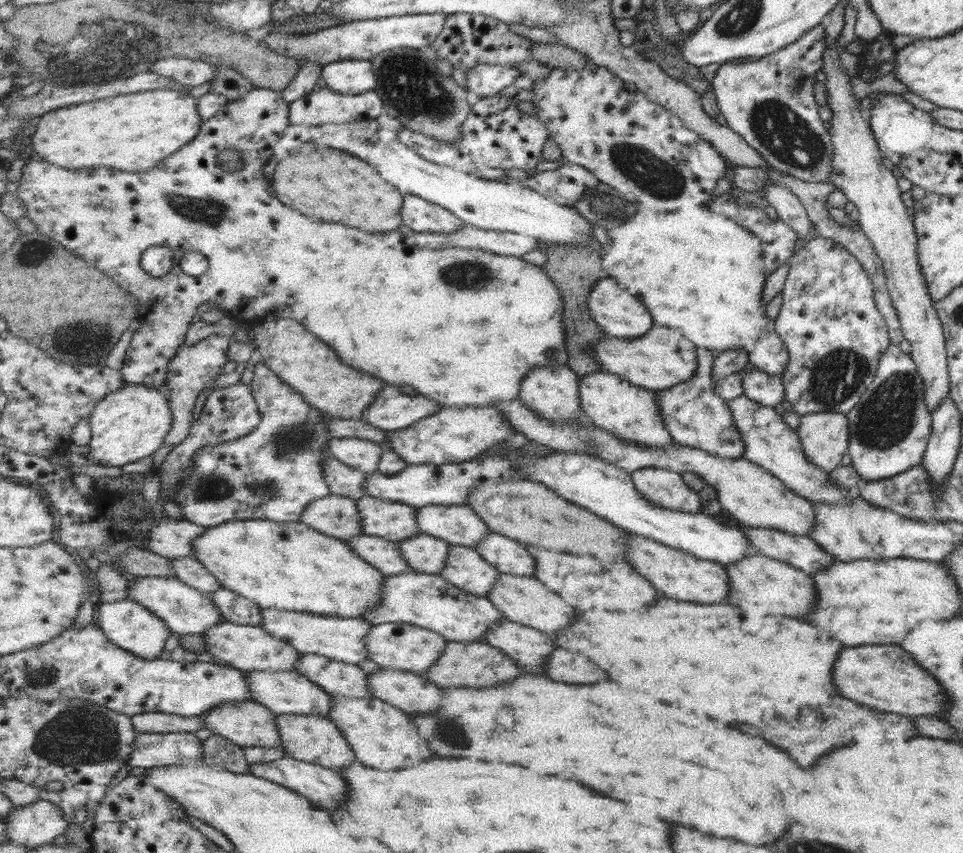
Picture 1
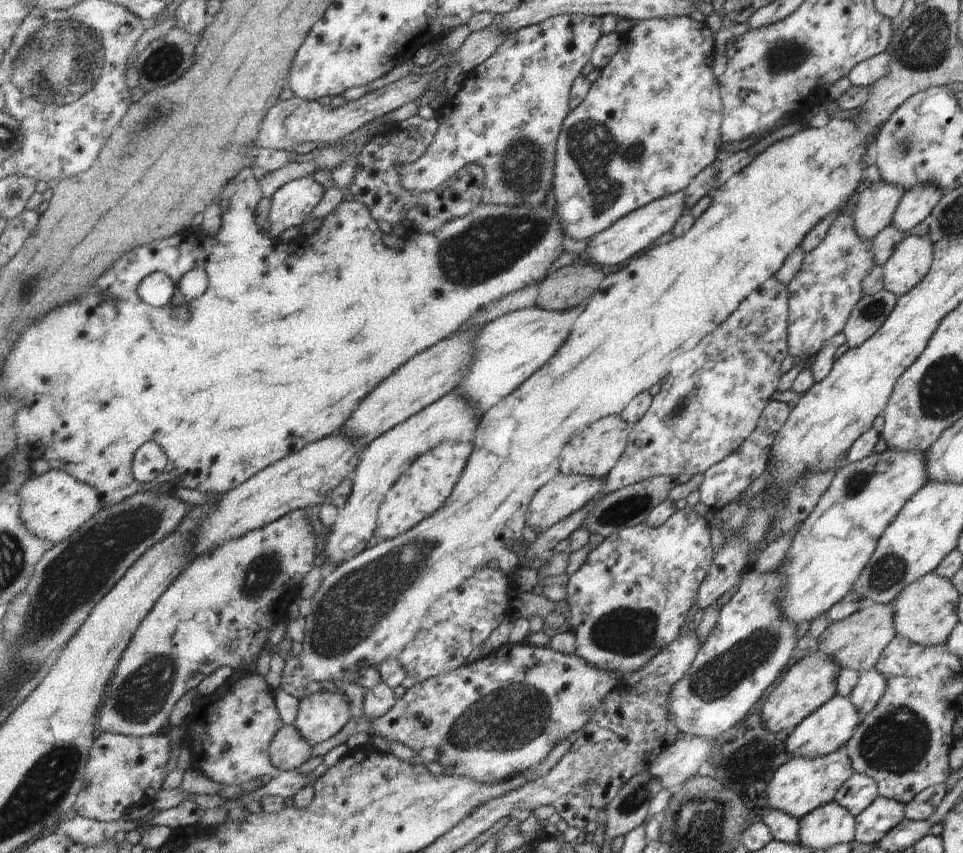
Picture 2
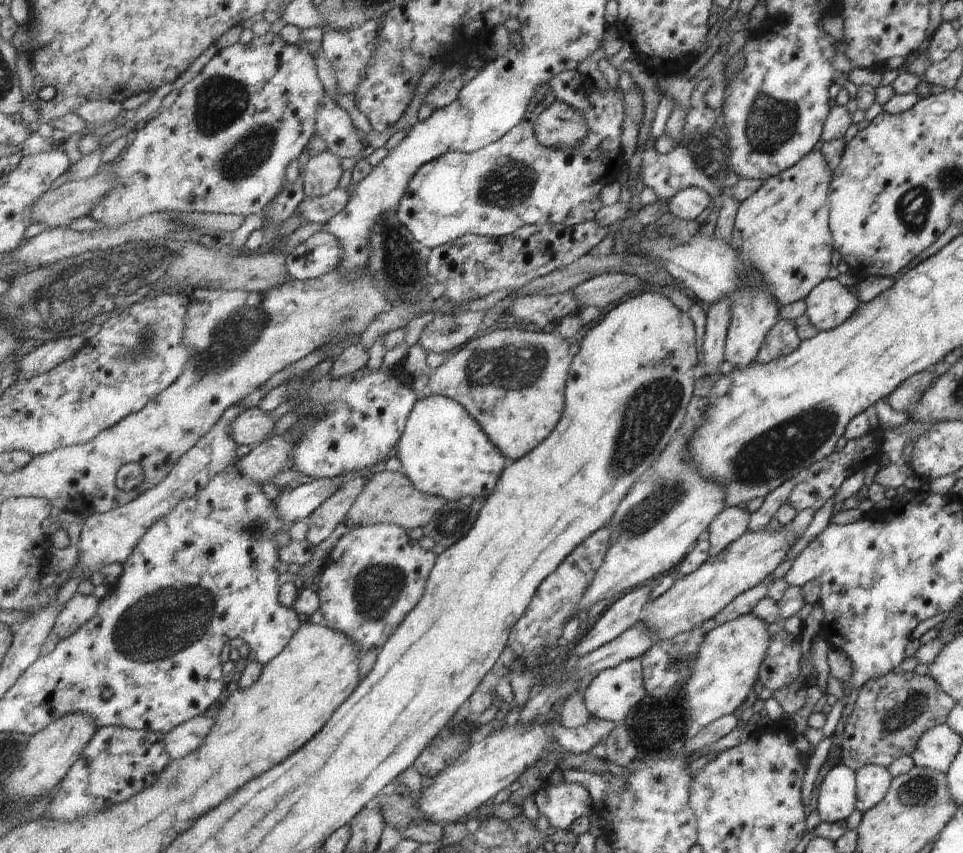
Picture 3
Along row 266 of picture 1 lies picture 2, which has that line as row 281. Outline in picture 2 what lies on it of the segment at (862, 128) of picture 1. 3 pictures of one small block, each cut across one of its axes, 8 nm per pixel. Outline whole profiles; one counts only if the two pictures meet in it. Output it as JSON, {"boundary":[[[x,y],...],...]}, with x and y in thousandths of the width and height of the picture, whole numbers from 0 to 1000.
{"boundary":[[[942,274],[916,309],[917,339],[930,348],[944,342],[961,324],[967,306],[967,284]]]}

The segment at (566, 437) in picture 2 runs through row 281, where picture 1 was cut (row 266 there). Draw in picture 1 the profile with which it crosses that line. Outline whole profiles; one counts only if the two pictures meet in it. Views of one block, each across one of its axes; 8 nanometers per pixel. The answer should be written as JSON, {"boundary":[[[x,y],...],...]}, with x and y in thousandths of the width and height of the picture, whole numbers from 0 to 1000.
{"boundary":[[[732,243],[703,249],[661,249],[645,267],[632,270],[631,277],[632,284],[622,293],[630,324],[665,348],[676,365],[680,380],[707,387],[723,408],[733,408],[740,414],[751,410],[778,414],[786,396],[794,389],[804,389],[804,374],[796,372],[794,355],[790,353],[798,324],[790,299],[790,281],[772,264]]]}

